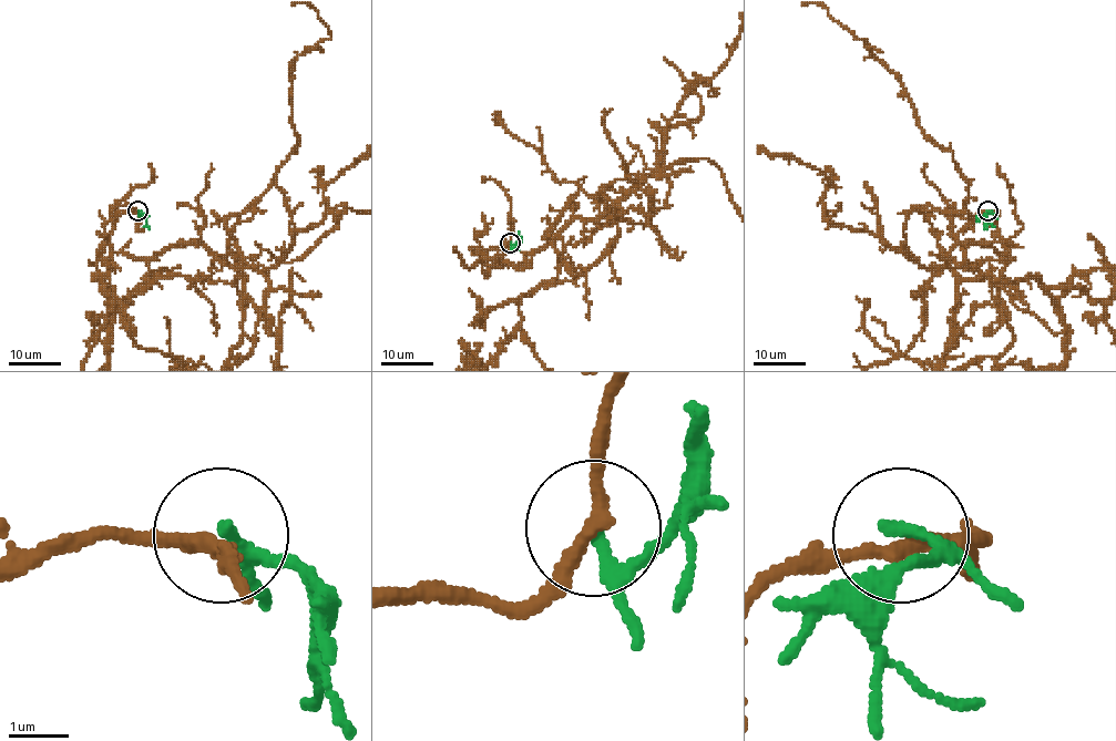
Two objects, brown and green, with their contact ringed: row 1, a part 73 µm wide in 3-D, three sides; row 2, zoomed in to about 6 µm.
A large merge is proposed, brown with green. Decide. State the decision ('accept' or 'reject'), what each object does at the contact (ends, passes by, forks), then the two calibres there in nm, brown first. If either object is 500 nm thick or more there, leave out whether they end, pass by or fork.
reject; brown passes by; green passes by; 240 nm thick on the brown side, 160 nm on the other

